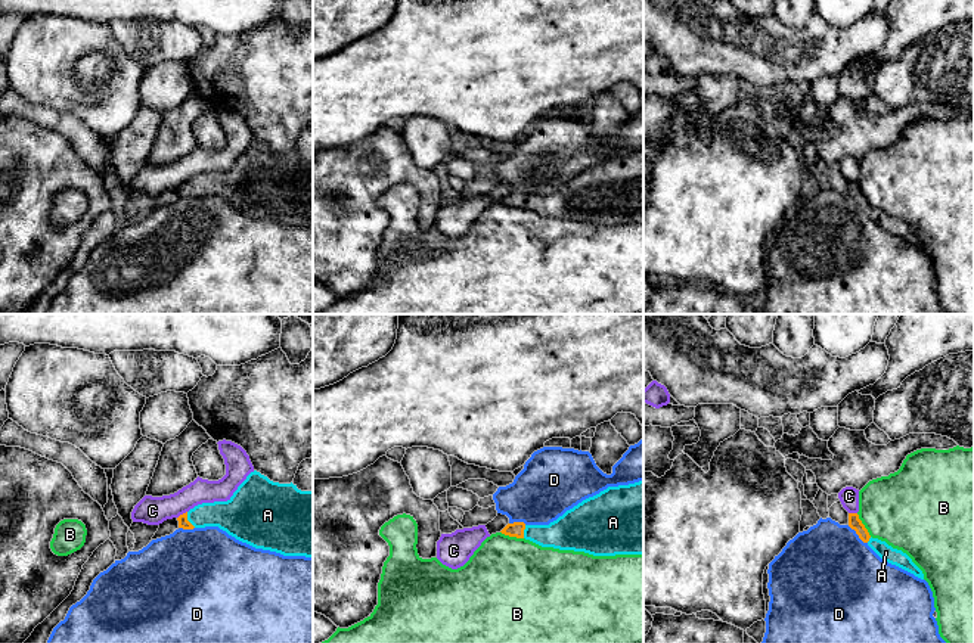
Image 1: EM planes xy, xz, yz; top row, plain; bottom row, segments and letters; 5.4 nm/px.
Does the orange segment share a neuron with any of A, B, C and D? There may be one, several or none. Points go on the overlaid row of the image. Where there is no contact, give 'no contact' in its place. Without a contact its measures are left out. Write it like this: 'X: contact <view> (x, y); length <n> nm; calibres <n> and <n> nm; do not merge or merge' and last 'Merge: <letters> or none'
A: contact xy (186, 519); length 100 nm; calibres 60 and 180 nm; merge
B: contact xz (512, 536); length 130 nm; calibres 80 and 480 nm; do not merge
C: contact xy (183, 513); length 70 nm; calibres 60 and 160 nm; do not merge
D: contact yz (856, 533); length 150 nm; calibres 70 and 480 nm; do not merge
Merge: A

